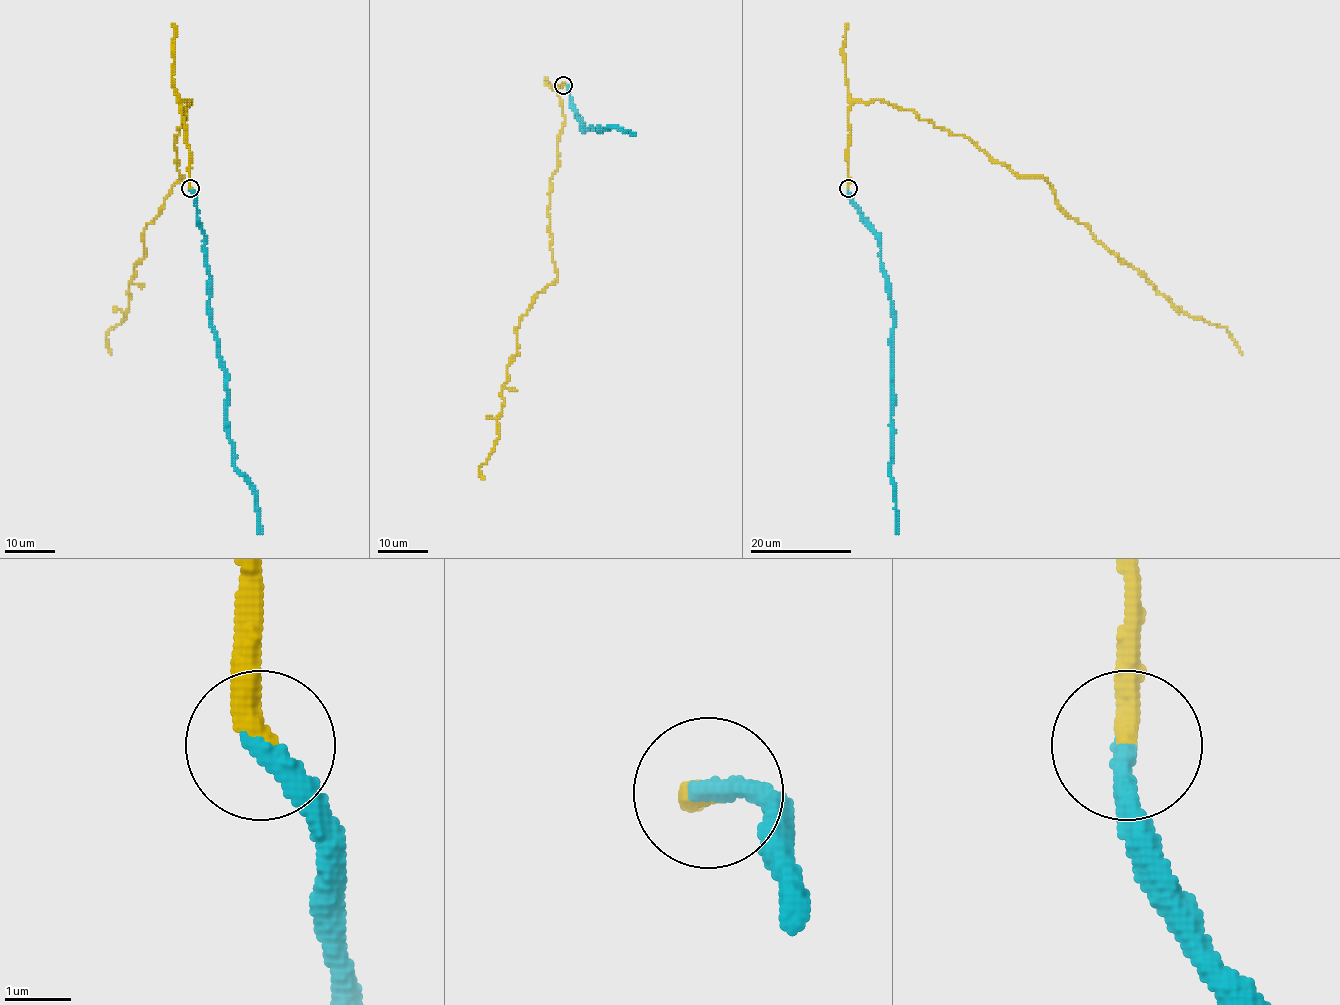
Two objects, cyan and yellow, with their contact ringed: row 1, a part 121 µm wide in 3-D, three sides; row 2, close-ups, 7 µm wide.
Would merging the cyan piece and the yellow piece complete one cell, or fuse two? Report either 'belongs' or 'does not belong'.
belongs

